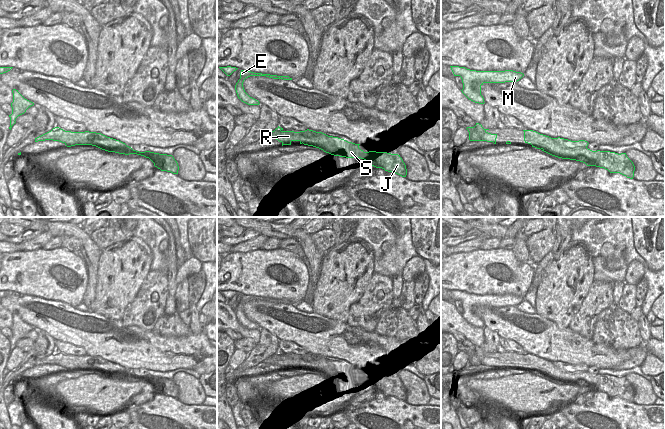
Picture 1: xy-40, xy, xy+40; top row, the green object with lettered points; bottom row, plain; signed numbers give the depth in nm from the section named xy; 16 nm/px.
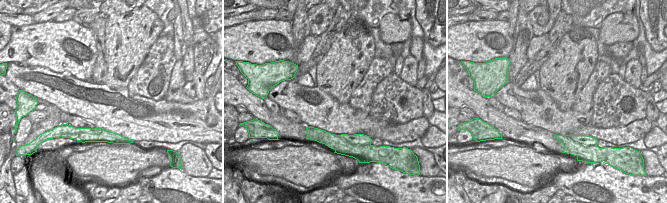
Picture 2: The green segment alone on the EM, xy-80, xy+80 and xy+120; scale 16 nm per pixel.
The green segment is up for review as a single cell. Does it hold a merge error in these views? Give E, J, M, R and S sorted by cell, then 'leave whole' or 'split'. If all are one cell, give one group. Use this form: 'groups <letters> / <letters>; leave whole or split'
groups E M / J R S; split

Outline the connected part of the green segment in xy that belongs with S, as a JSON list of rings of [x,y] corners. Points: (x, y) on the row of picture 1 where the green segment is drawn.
[[[277,127],[274,131],[268,133],[263,138],[272,140],[276,139],[283,145],[287,145],[288,141],[299,141],[300,144],[313,146],[323,150],[334,156],[346,158],[361,158],[370,163],[371,166],[382,168],[385,171],[396,173],[402,177],[406,177],[407,169],[402,158],[398,154],[387,152],[369,151],[364,152],[359,147],[340,148],[339,146],[330,146],[328,143],[328,135],[313,130],[305,130],[300,132],[284,131],[283,128]]]

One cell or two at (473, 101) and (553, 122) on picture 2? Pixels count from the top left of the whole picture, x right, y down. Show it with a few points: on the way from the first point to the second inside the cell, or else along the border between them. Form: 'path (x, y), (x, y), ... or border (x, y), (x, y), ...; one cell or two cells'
border (522, 120), (544, 129); two cells

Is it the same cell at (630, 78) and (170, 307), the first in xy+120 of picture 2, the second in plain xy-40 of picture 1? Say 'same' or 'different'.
different

